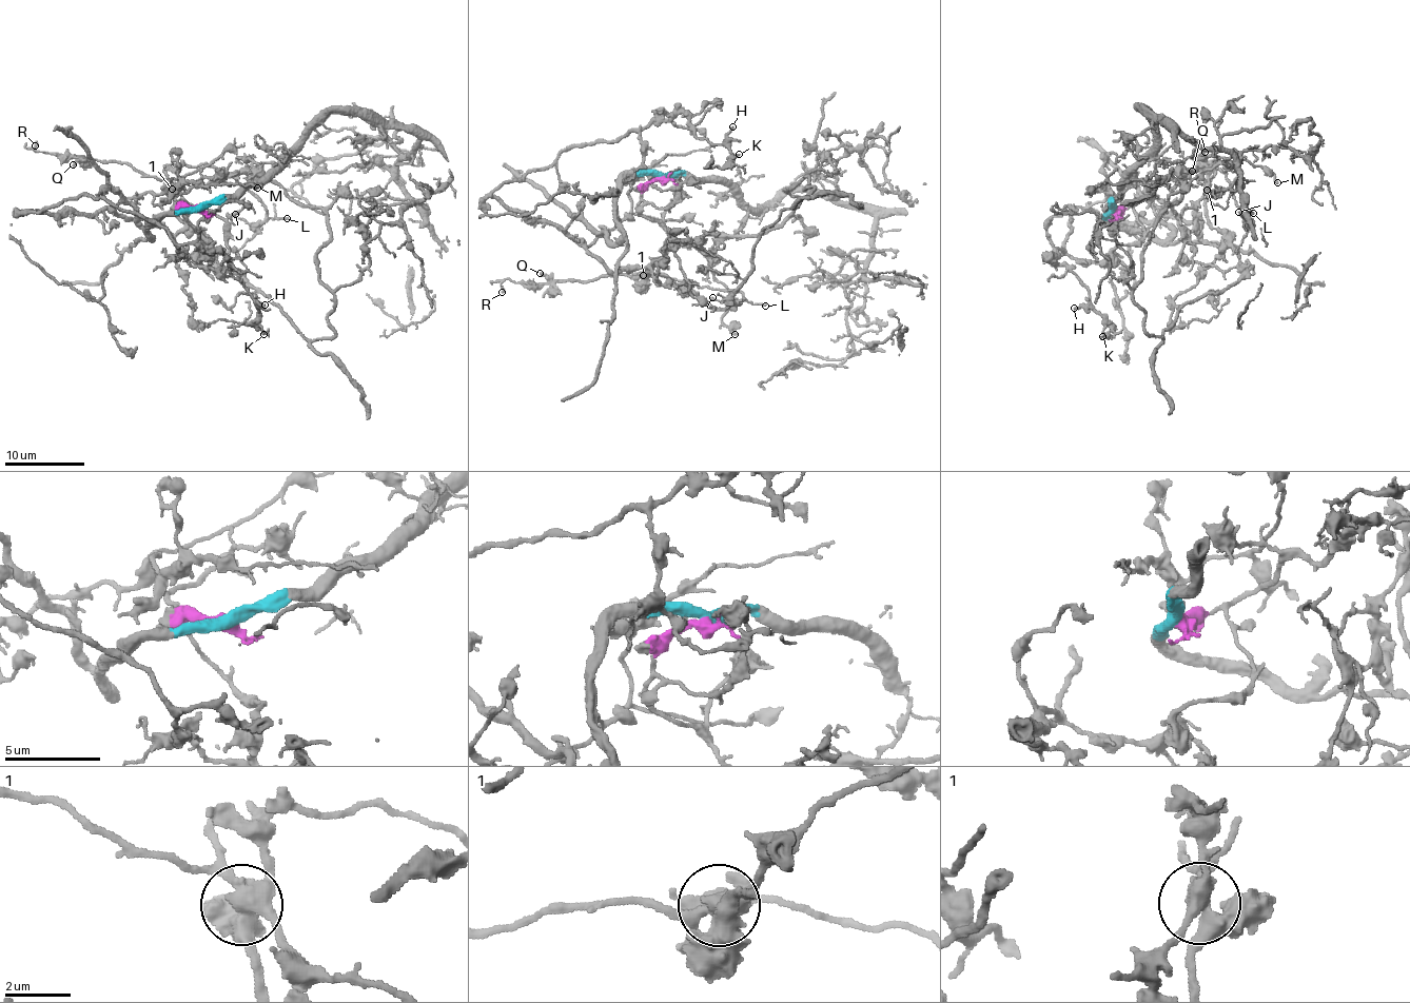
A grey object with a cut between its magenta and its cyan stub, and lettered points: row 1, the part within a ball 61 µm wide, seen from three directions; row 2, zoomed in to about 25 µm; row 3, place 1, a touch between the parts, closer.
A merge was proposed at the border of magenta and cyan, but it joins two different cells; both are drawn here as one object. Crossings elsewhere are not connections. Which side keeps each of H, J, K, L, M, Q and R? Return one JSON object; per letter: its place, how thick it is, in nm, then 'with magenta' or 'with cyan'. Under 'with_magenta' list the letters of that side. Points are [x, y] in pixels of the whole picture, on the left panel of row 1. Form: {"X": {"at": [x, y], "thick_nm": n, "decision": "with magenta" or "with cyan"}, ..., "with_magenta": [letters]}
{"H": {"at": [265, 305], "thick_nm": 150, "decision": "with cyan"}, "J": {"at": [235, 214], "thick_nm": 140, "decision": "with cyan"}, "K": {"at": [263, 334], "thick_nm": 130, "decision": "with cyan"}, "L": {"at": [287, 218], "thick_nm": 150, "decision": "with cyan"}, "M": {"at": [257, 188], "thick_nm": 180, "decision": "with magenta"}, "Q": {"at": [73, 164], "thick_nm": 200, "decision": "with magenta"}, "R": {"at": [35, 145], "thick_nm": 130, "decision": "with magenta"}, "with_magenta": ["M", "Q", "R"]}

